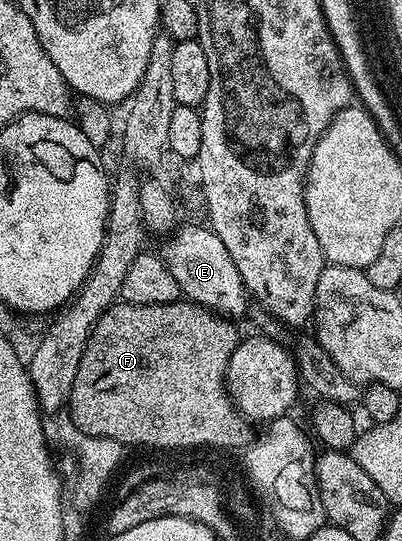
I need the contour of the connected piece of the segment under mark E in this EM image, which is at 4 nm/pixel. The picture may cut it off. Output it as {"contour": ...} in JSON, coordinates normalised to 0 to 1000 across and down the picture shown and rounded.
{"contour":[[[483,414],[475,421],[435,420],[400,445],[400,477],[428,499],[428,514],[438,514],[443,538],[460,553],[478,555],[485,562],[505,562],[522,575],[565,588],[609,586],[617,577],[617,542],[597,499],[587,499],[577,470],[567,470],[567,460],[557,447],[547,447],[532,423],[502,414]]]}

